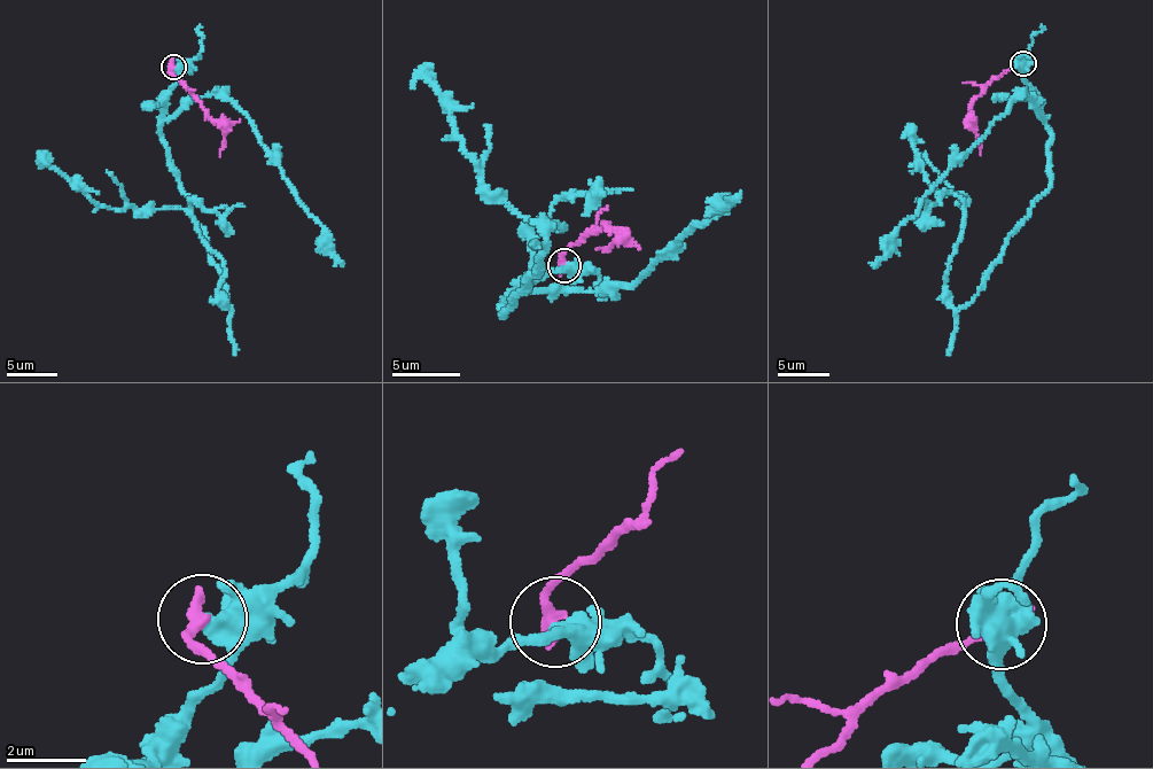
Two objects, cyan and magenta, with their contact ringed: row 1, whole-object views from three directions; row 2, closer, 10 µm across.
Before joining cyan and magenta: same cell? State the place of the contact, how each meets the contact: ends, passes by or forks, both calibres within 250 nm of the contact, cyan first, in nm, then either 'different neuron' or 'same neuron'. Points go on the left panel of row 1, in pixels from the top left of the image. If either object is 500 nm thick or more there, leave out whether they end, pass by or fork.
place (173, 67); cyan passes by; magenta ends; calibres 460 and 380 nm; different neuron

